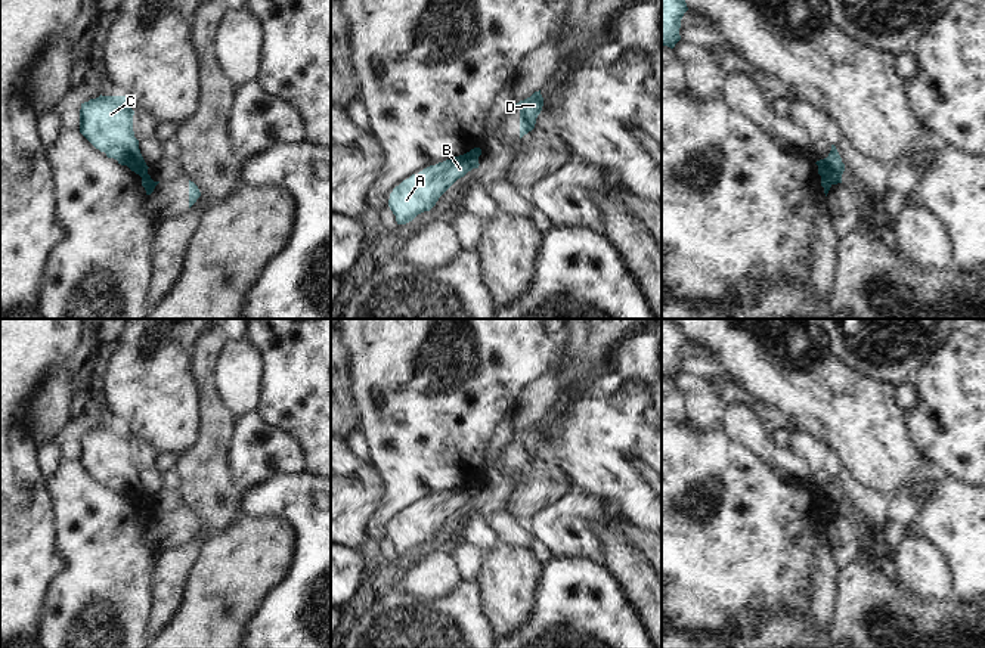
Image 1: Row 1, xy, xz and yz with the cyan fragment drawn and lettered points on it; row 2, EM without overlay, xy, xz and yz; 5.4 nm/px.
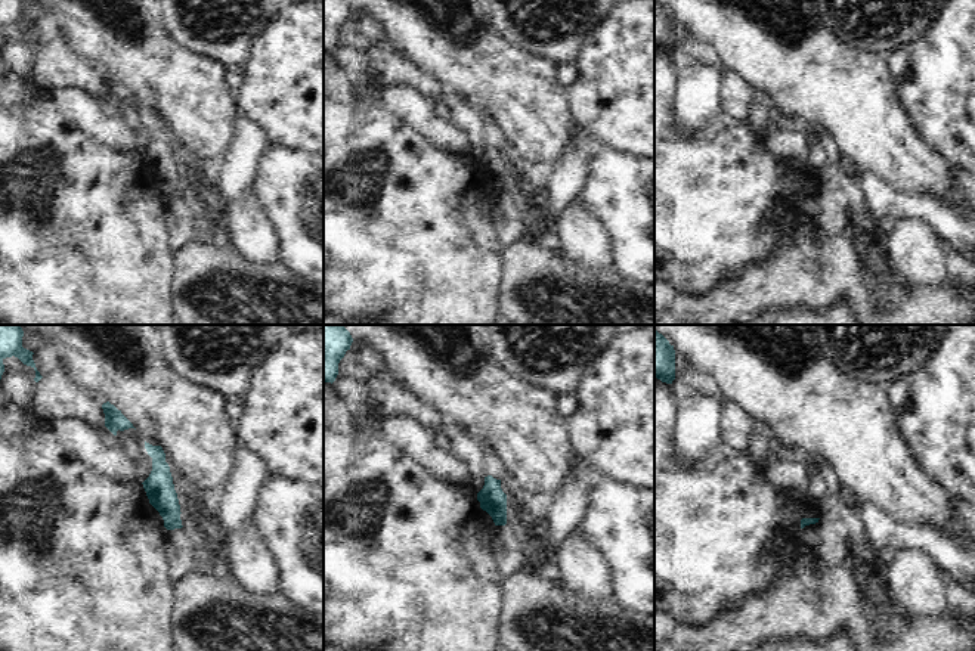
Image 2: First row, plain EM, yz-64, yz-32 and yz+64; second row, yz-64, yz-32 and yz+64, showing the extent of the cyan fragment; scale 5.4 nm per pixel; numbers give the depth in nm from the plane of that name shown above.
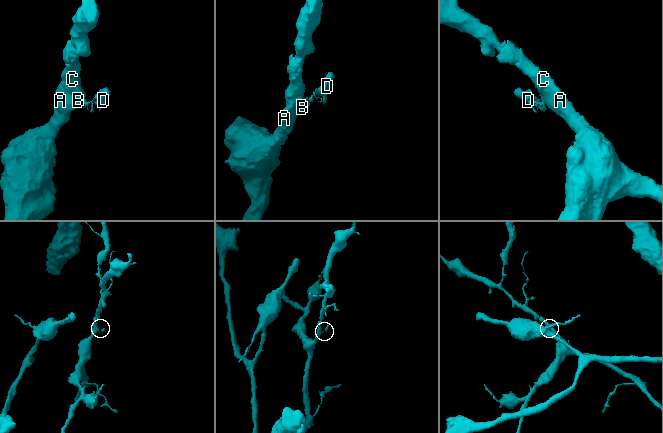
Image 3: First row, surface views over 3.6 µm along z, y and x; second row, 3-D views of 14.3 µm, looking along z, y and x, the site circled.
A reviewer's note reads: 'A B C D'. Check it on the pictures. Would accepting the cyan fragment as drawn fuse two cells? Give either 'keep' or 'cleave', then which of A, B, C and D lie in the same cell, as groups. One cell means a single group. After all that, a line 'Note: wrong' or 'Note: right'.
cleave; A B C / D
Note: wrong

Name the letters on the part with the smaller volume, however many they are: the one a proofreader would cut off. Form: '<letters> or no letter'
D.

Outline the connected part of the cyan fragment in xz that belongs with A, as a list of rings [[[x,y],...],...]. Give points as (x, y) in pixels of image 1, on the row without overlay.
[[[474,480],[412,505],[393,520],[388,537],[397,555],[412,552],[418,545],[430,542],[439,528],[473,499],[478,499]]]

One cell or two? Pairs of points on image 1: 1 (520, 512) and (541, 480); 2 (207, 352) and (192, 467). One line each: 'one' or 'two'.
1: one
2: one

